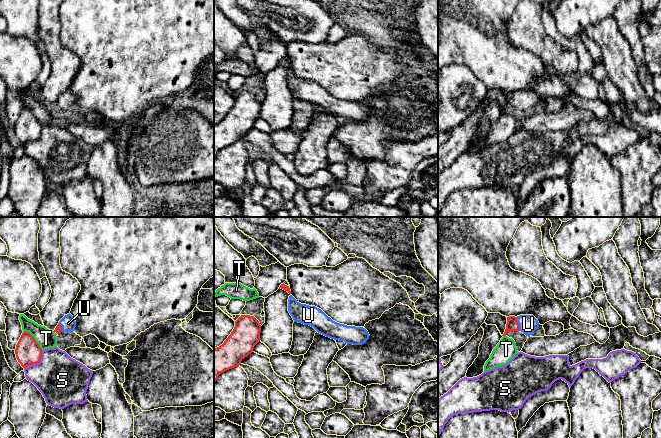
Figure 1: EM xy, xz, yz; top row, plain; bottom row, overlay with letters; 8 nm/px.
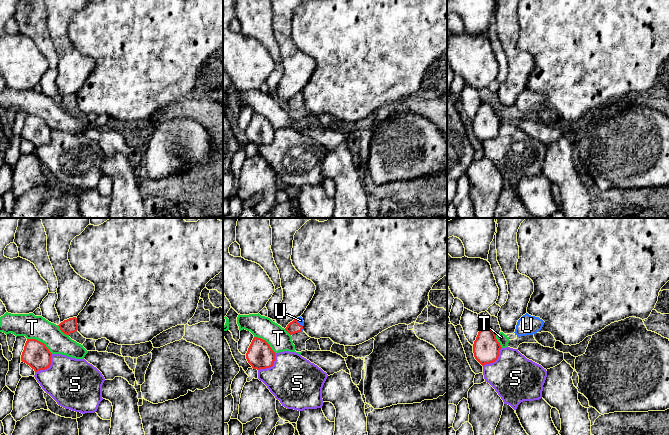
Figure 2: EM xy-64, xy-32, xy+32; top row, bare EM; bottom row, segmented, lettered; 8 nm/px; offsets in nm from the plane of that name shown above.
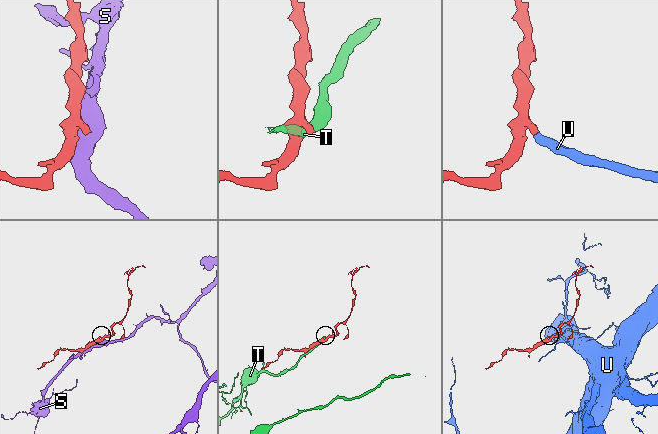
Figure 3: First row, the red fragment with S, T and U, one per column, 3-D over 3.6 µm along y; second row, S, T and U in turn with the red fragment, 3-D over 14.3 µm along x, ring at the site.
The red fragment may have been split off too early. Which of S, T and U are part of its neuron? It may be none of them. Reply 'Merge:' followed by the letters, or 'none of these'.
Merge: U

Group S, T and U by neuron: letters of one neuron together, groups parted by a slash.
S / T / U

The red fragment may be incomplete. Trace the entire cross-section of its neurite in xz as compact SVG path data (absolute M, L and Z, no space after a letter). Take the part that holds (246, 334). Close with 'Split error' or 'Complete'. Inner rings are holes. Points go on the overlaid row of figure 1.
M241 315L235 321L235 327L222 345L214 348L214 382L218 376L241 364L241 361L253 352L260 341L261 325L250 315Z. Complete

